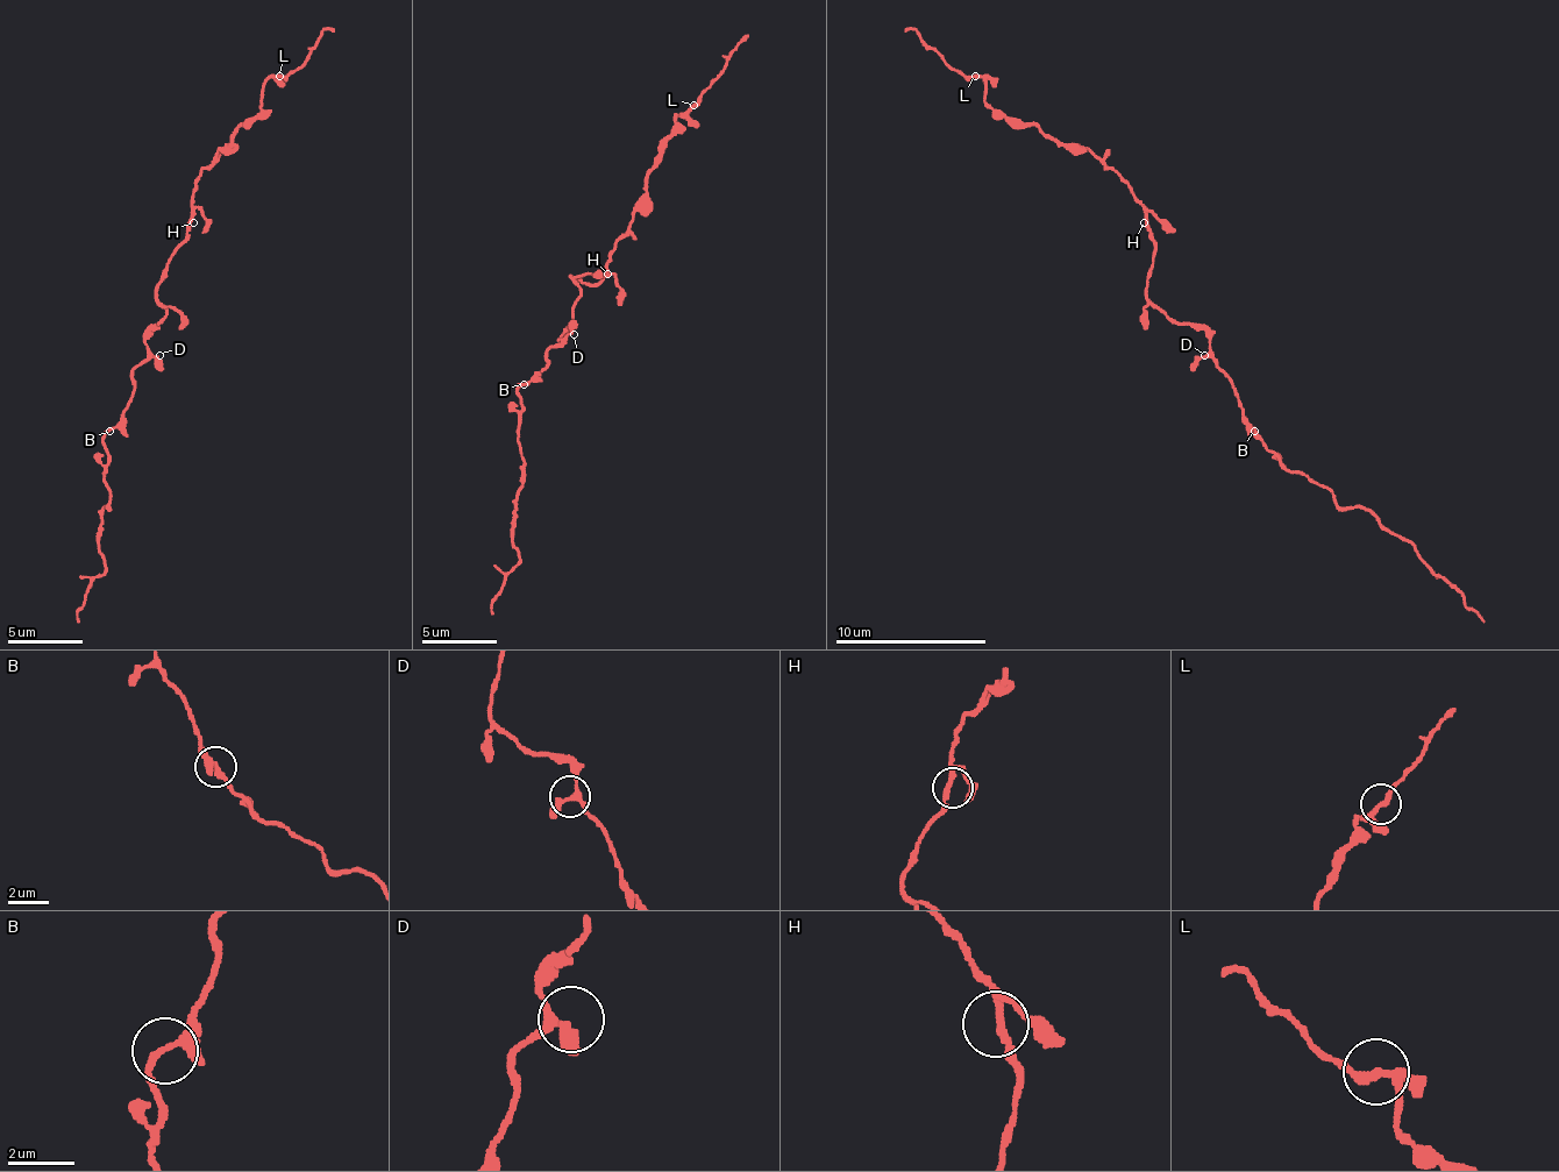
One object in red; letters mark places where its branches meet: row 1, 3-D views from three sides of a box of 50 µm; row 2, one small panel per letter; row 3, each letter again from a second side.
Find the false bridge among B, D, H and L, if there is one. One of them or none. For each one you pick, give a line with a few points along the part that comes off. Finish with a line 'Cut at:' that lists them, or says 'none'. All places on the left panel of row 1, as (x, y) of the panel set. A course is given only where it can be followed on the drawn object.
Cut at: none

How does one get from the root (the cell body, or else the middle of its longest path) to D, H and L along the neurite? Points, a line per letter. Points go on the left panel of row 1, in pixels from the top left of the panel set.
D: (163, 317), (148, 340), (148, 347), (159, 355)
H: (163, 317), (166, 309), (155, 298), (155, 283), (170, 253), (185, 238), (185, 229), (193, 222)
L: (163, 317), (166, 309), (155, 298), (155, 283), (185, 238), (193, 184), (261, 108), (261, 86), (280, 75)

